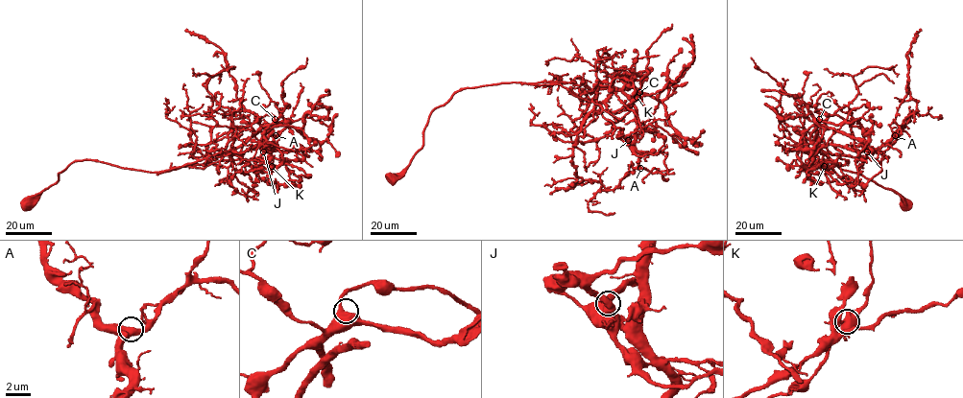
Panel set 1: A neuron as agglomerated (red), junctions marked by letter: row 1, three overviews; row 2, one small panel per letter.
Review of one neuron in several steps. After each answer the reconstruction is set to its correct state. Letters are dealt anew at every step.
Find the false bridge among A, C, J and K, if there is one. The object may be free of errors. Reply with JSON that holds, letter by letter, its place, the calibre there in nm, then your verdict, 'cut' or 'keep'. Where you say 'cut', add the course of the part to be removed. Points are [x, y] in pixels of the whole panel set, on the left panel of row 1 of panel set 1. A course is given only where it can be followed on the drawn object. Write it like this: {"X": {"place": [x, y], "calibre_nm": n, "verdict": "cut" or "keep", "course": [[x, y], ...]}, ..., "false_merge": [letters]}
{"A": {"place": [276, 135], "calibre_nm": 550, "verdict": "keep"}, "C": {"place": [275, 119], "calibre_nm": 550, "verdict": "keep"}, "J": {"place": [263, 152], "calibre_nm": 600, "verdict": "keep"}, "K": {"place": [272, 166], "calibre_nm": 600, "verdict": "cut", "course": [[272, 166], [282, 157], [264, 136], [268, 126], [226, 150], [230, 110], [206, 84], [221, 76]]}, "false_merge": ["K"]}

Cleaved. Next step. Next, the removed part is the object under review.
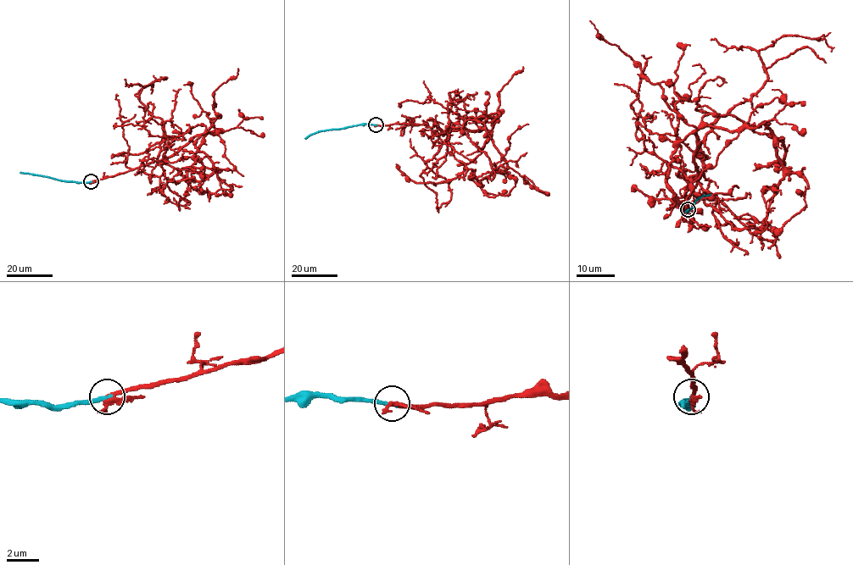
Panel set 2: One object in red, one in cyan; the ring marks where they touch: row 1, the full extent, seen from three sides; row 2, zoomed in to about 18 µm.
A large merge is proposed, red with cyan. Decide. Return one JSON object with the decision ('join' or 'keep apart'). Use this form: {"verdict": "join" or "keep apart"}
{"verdict": "join"}

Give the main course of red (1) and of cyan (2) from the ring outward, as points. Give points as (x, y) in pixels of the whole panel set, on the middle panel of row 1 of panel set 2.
1: (376, 124), (487, 130), (507, 166), (480, 181), (482, 191), (489, 196), (506, 196), (515, 181), (509, 175)
2: (376, 124), (360, 124), (318, 131), (304, 138)

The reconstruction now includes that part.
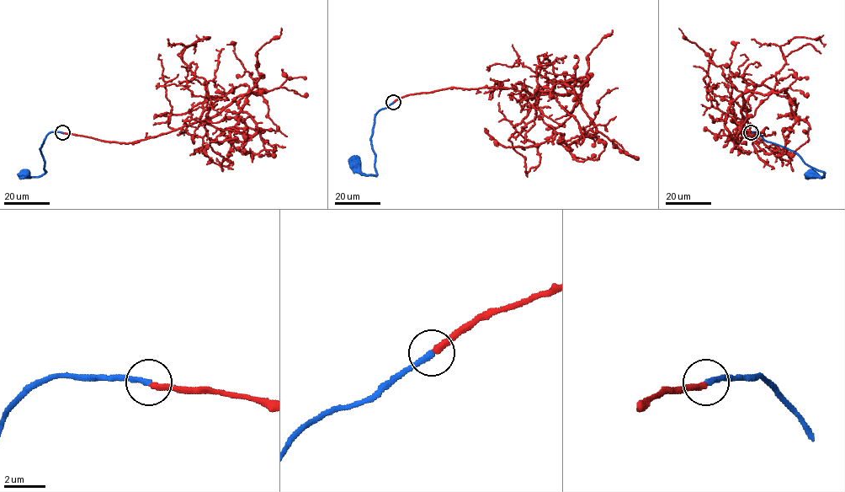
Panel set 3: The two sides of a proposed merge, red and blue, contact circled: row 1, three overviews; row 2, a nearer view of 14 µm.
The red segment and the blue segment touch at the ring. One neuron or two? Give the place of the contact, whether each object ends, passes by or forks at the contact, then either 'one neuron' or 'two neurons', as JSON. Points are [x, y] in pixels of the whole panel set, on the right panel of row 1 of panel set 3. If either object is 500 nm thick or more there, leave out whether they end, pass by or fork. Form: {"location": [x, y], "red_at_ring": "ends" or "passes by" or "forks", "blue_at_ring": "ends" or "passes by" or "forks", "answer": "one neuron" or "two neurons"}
{"location": [751, 132], "red_at_ring": "ends", "blue_at_ring": "ends", "answer": "one neuron"}

